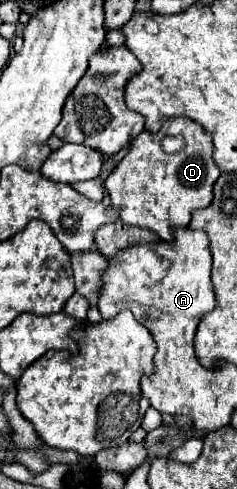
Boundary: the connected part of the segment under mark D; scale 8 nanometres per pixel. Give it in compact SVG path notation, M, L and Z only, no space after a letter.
M178 119L178 127L168 121L158 133L142 131L132 143L126 157L114 167L104 187L112 199L112 207L120 209L120 219L128 225L152 229L162 241L172 241L174 227L186 227L190 223L192 211L208 207L212 201L212 185L220 175L212 159L212 137L204 133L202 125L194 123L194 151L164 153L160 147L162 137L176 135L186 129L186 121Z

